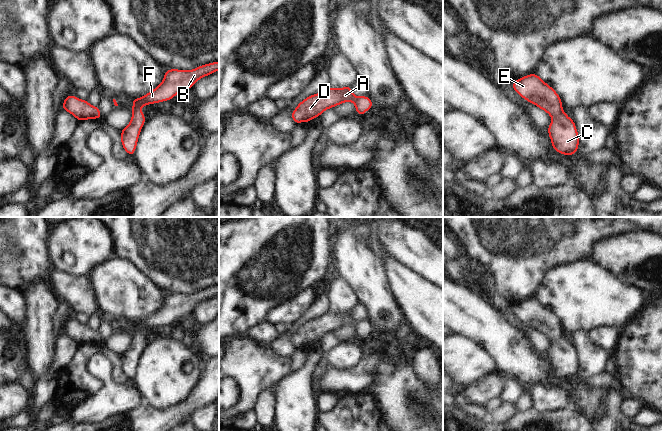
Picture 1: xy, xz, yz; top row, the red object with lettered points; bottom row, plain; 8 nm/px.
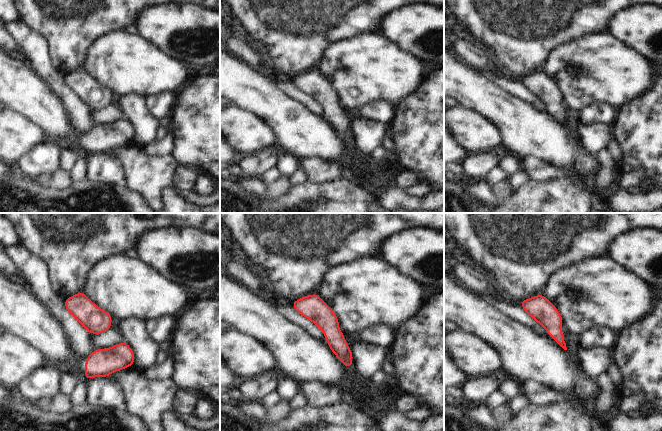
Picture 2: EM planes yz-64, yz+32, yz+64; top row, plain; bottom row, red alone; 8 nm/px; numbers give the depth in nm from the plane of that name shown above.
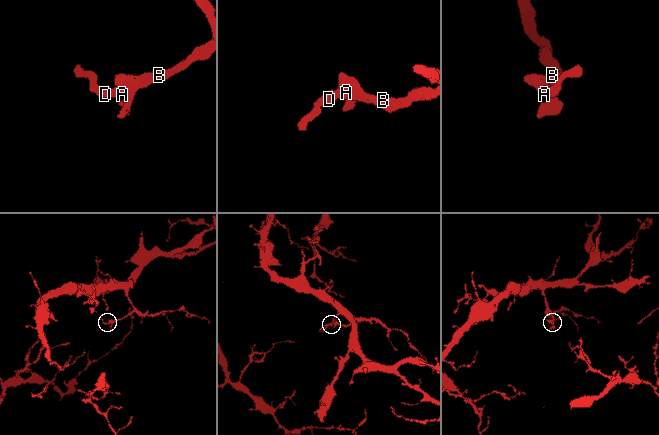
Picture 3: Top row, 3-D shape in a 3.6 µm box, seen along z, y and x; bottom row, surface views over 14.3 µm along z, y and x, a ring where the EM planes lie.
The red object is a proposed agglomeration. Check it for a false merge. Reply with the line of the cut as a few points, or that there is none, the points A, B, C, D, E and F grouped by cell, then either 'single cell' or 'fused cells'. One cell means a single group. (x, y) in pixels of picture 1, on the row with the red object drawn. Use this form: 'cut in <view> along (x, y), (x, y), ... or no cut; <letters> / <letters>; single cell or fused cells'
no cut; A B C D E F; single cell

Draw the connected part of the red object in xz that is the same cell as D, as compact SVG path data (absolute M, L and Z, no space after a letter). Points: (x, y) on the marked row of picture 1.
M352 86L343 88L327 88L326 90L308 96L301 101L291 117L294 124L300 122L310 122L313 118L319 117L326 109L352 101L358 116L363 116L366 110L374 107L372 100L368 96L356 97L353 95Z

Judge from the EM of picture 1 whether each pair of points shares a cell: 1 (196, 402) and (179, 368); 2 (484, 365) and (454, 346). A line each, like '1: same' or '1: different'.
1: different
2: same

